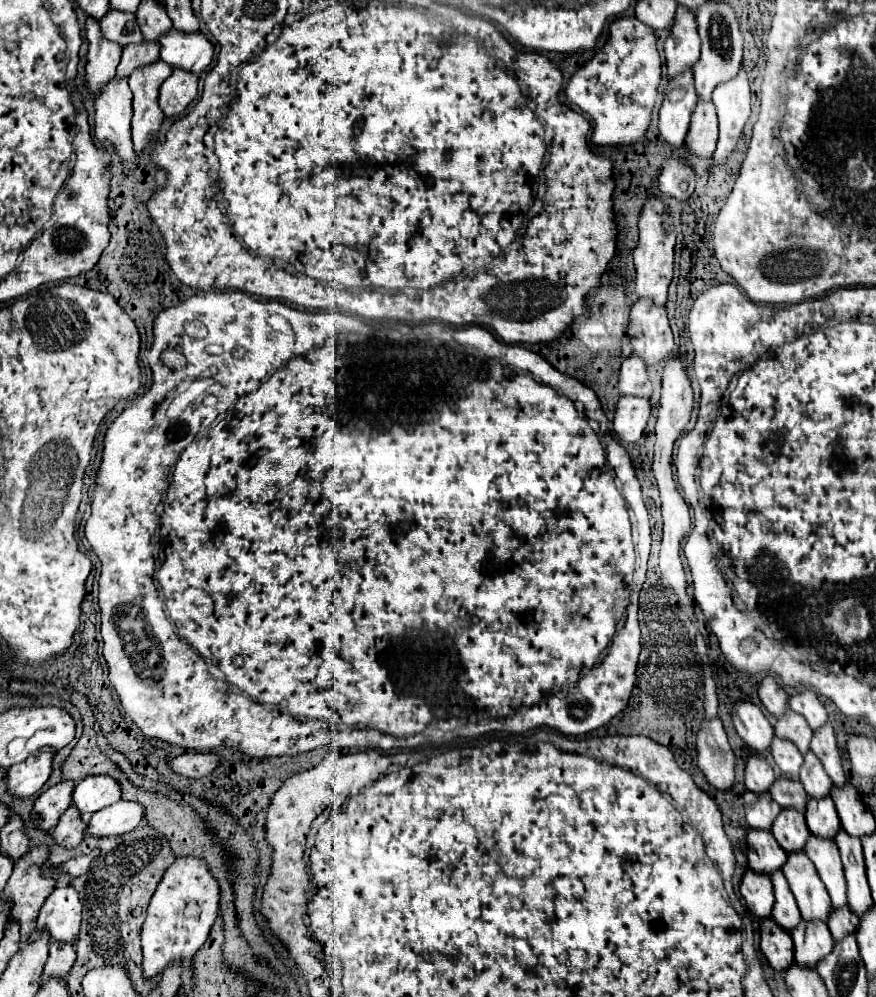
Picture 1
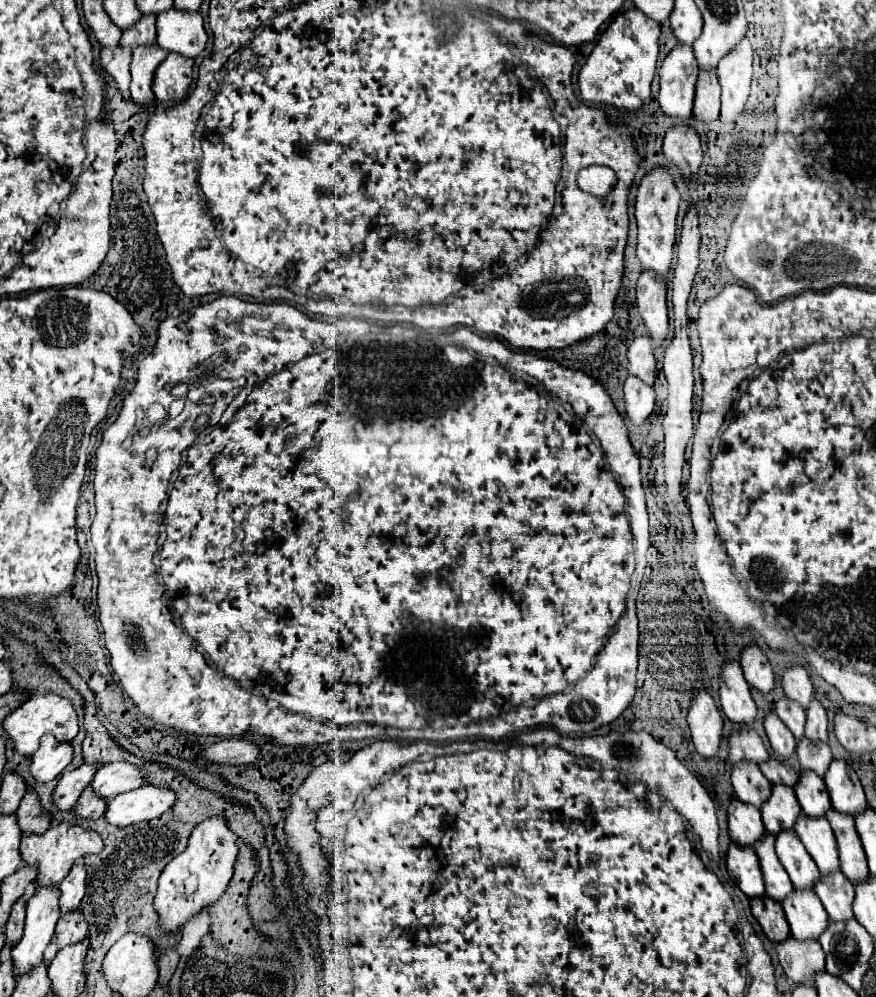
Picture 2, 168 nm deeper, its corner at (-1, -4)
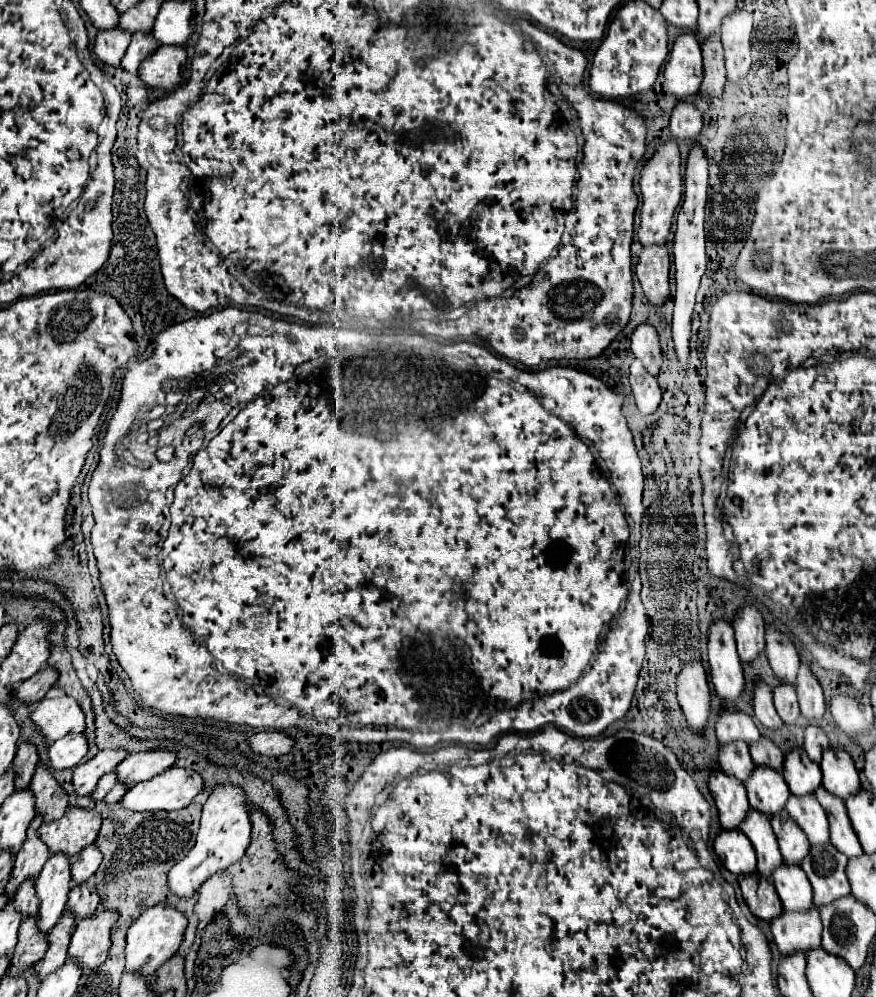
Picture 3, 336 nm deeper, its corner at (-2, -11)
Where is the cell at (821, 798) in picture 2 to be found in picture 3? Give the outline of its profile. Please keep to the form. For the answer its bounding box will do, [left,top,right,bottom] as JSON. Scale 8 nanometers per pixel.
[784,750,822,796]

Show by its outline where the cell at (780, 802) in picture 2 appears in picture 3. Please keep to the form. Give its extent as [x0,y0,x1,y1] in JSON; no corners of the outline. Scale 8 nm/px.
[746,766,790,818]

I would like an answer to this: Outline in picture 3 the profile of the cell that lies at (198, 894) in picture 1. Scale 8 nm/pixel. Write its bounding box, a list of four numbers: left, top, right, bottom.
[168,786,250,898]

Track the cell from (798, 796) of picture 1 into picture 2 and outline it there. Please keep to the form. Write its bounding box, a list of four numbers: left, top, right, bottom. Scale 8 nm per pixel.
[759,757,799,787]

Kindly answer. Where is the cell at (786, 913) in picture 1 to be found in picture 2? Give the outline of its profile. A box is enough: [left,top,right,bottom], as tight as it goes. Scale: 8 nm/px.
[753,833,793,903]

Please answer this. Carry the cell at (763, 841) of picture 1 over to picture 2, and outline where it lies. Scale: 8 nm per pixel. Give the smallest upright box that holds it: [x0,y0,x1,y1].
[727,799,765,845]

